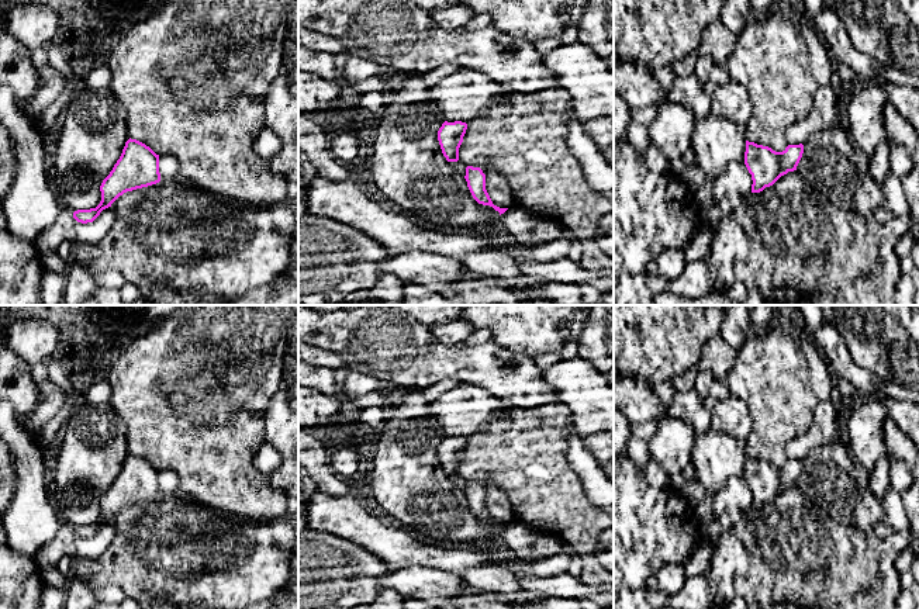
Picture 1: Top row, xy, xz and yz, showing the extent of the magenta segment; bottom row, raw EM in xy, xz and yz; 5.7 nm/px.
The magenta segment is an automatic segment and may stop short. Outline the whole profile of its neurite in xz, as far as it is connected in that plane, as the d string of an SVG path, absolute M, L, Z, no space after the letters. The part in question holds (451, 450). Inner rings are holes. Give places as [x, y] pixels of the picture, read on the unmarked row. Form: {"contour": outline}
{"contour": "M445 436L438 446L438 456L443 471L448 477L459 475L459 463L463 457L467 439L462 436L448 437Z"}

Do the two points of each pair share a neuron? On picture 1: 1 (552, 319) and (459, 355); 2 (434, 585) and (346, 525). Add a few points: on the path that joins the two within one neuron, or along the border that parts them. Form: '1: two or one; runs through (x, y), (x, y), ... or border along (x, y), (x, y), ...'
1: two; border along (491, 339), (500, 346), (525, 355)
2: two; border along (391, 567), (432, 567), (439, 570)

